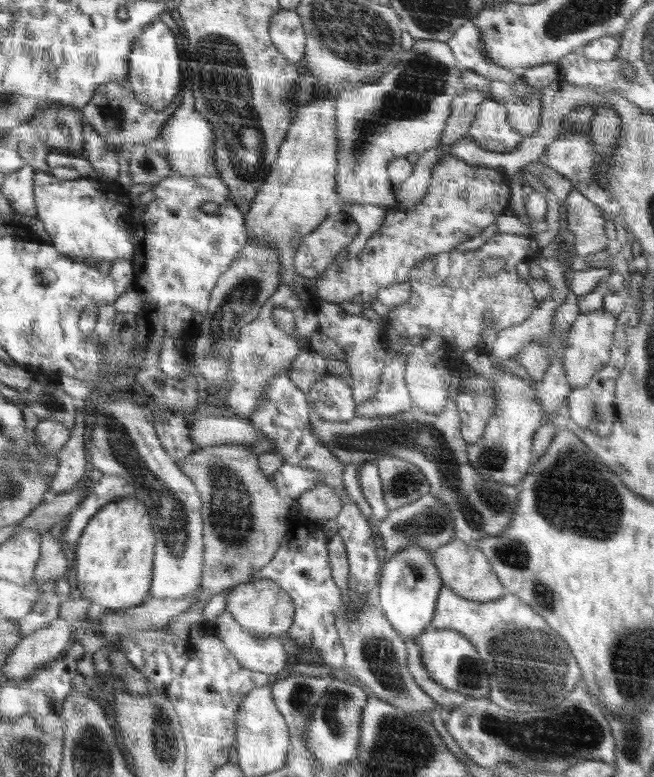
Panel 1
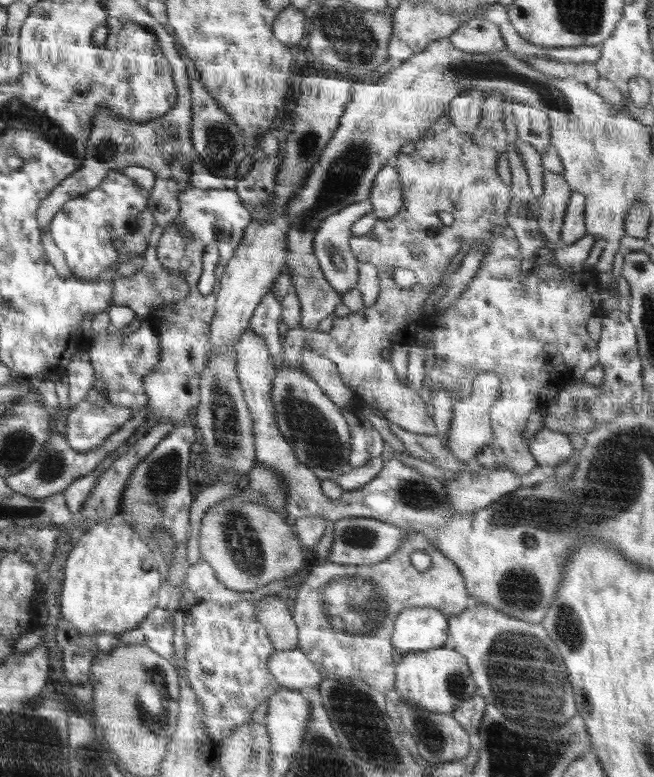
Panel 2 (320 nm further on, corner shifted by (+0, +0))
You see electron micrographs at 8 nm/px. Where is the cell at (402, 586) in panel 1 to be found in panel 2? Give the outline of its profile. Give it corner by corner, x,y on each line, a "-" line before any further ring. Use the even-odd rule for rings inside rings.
408,608
397,616
392,643
402,654
429,651
447,642
449,620
437,608

